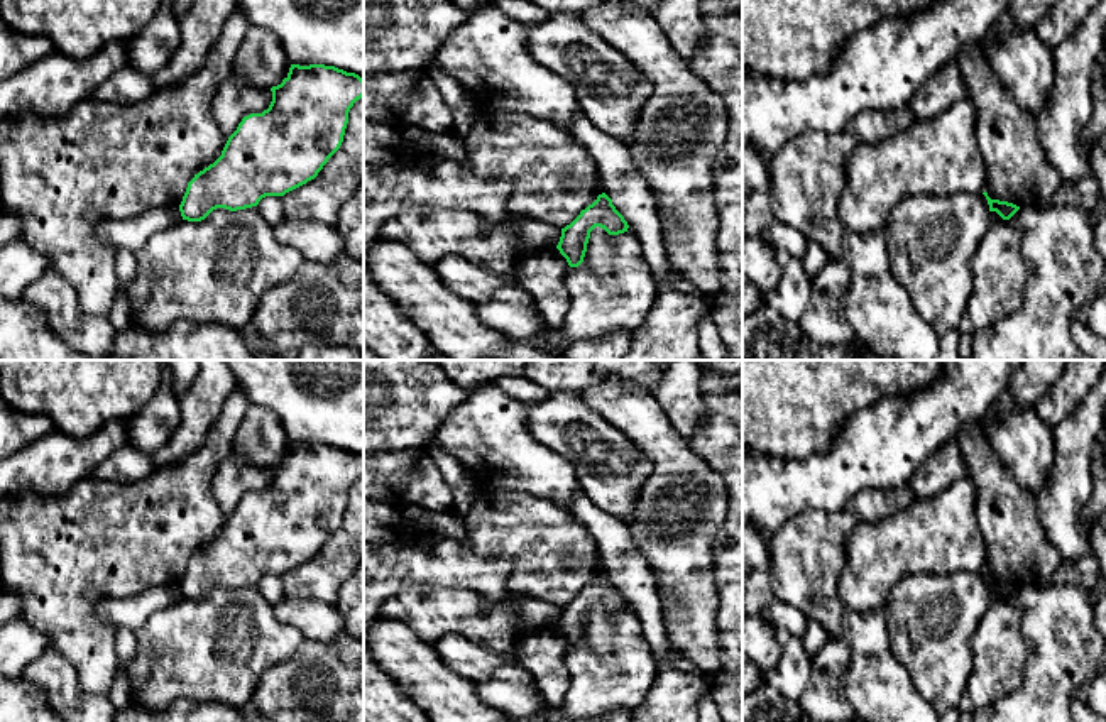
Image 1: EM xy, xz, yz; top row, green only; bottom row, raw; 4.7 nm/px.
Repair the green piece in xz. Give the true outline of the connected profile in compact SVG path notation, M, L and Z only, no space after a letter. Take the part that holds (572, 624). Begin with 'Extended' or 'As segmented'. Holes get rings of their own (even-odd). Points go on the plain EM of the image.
As segmented. M605 572L599 573L570 604L561 607L556 627L570 646L578 646L583 641L590 610L595 605L604 607L609 614L619 614L629 607Z

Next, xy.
As segmented. M291 443L281 463L272 465L272 480L262 492L250 492L242 497L237 509L228 516L222 534L194 553L188 561L179 583L183 599L201 600L213 588L230 590L257 585L266 575L284 575L286 572L315 558L328 538L340 528L348 502L348 490L364 475L364 458L355 451L347 451L335 445Z

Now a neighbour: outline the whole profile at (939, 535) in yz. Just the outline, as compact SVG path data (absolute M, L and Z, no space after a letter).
M969 477L928 499L915 499L898 514L861 521L846 543L839 582L844 610L868 612L884 605L895 583L912 575L977 573L986 566L984 536L977 526L977 492Z

